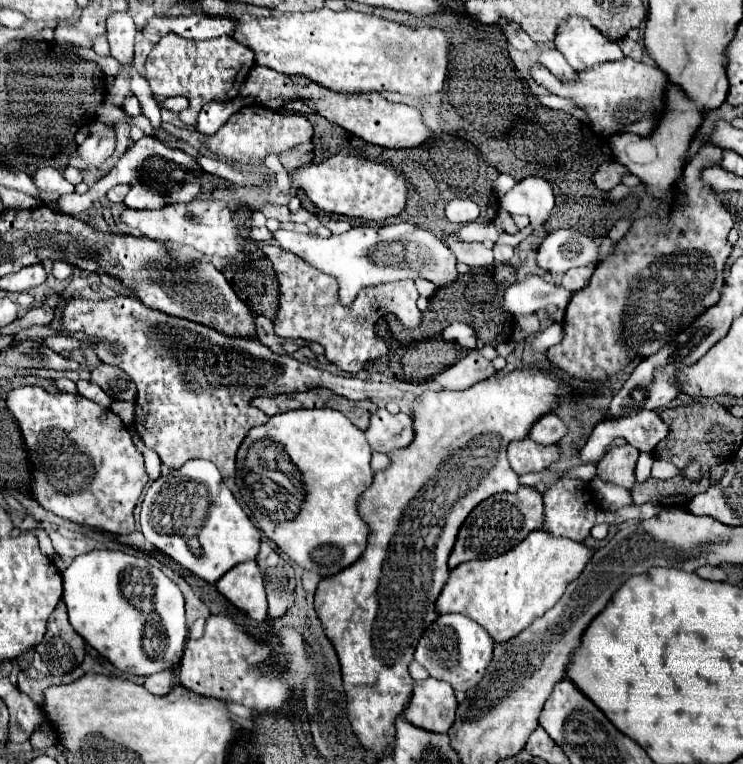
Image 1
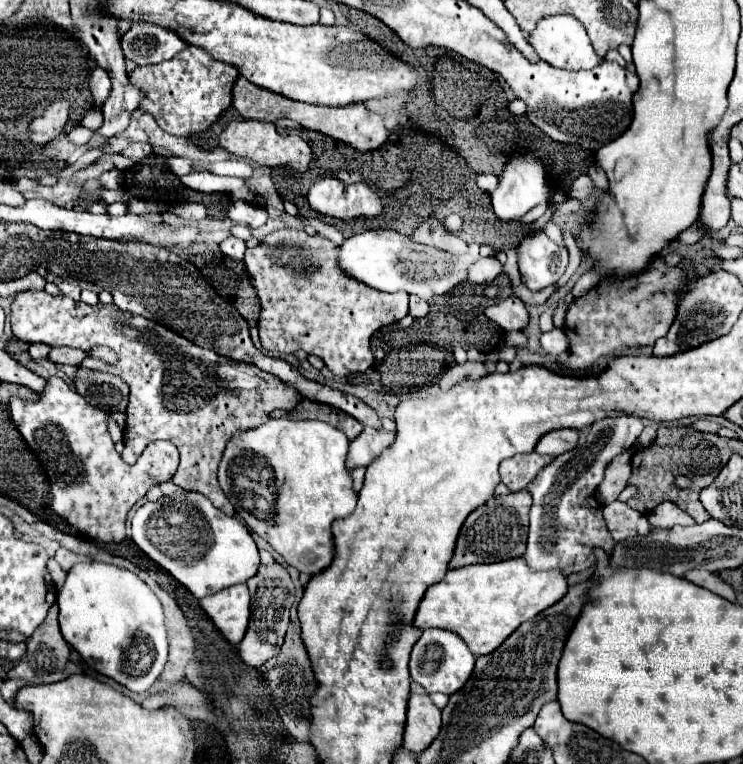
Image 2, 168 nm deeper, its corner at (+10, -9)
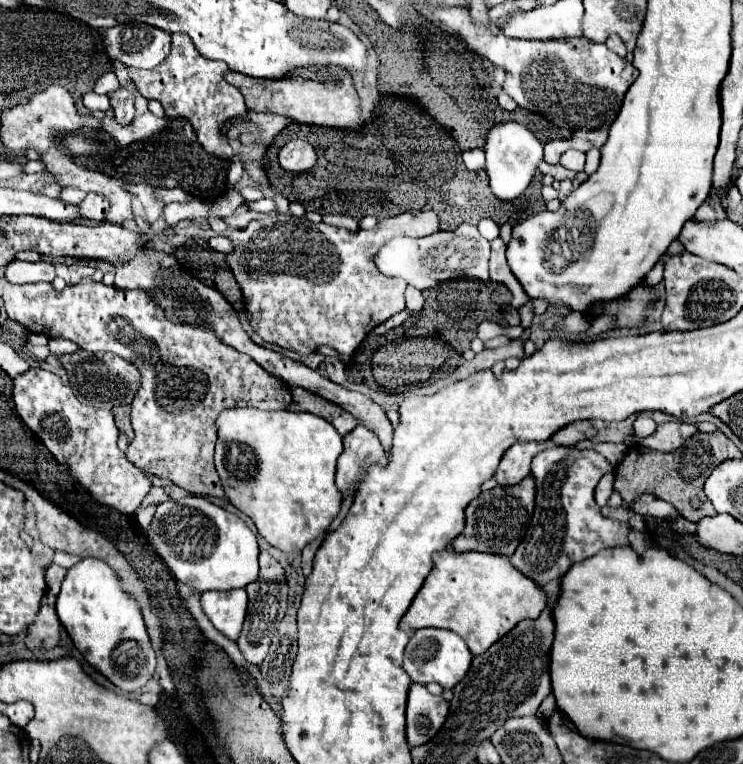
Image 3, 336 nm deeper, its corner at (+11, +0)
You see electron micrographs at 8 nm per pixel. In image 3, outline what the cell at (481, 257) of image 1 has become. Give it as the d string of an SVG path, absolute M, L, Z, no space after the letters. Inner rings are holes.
M406 211L380 221L378 227L372 231L358 229L356 233L326 223L316 225L310 223L306 217L298 219L294 215L276 213L266 219L250 221L246 229L236 229L228 233L228 237L234 241L234 249L226 255L226 261L234 273L234 279L240 285L244 309L246 313L250 313L248 321L266 343L274 343L300 355L310 355L316 353L320 345L330 345L342 355L344 361L350 361L352 353L376 325L406 309L406 281L382 275L374 263L376 251L396 235L424 237L436 231L440 231L436 211Z

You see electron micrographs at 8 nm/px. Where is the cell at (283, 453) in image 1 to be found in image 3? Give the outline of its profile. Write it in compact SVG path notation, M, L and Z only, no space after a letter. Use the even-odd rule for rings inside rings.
M240 407L222 411L216 419L216 429L218 443L214 461L226 499L254 521L258 533L270 545L284 553L302 551L306 543L328 529L342 505L342 495L334 485L336 459L342 453L342 437L328 421L312 413L260 411L254 407Z

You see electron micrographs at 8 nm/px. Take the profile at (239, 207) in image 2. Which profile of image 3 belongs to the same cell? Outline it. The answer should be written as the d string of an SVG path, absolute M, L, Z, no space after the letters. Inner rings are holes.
M264 197L260 201L252 201L252 203L248 203L248 207L254 209L254 211L260 211L260 213L272 213L272 211L276 211L276 203L270 197Z

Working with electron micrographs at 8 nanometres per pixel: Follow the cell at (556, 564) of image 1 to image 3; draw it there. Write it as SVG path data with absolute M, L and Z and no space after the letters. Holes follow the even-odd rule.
M444 549L434 553L432 561L434 567L404 613L404 619L400 619L400 629L450 629L466 641L474 655L480 655L520 621L540 617L546 607L548 595L534 581L512 569L510 559L504 555L478 551L454 553Z

